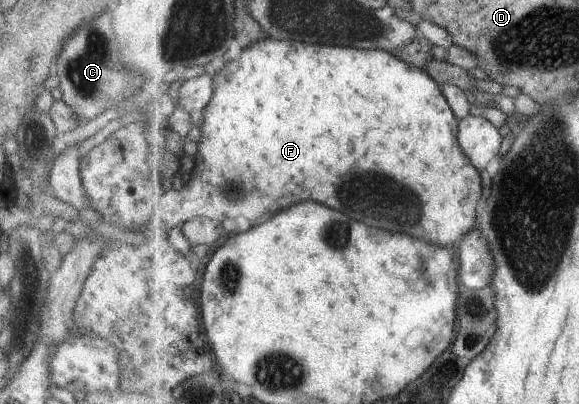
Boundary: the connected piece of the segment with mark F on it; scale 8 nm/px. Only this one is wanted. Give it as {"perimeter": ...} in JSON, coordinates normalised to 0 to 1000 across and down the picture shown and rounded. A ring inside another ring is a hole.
{"perimeter":[[[458,87],[447,104],[439,104],[416,124],[413,144],[396,151],[382,168],[370,193],[370,218],[373,218],[373,228],[370,228],[363,257],[351,275],[351,307],[345,319],[351,339],[340,359],[330,364],[337,374],[339,389],[332,436],[321,441],[316,463],[292,458],[276,495],[263,490],[256,505],[261,512],[261,522],[256,525],[256,545],[238,569],[231,569],[231,577],[254,582],[256,577],[292,574],[304,579],[314,554],[335,540],[370,542],[370,535],[377,535],[373,545],[387,545],[387,540],[401,535],[401,515],[411,495],[428,500],[439,485],[439,475],[442,475],[439,465],[459,465],[466,475],[466,485],[459,475],[456,495],[470,525],[480,525],[484,515],[504,510],[511,500],[546,495],[546,500],[560,500],[563,510],[573,510],[580,520],[594,520],[604,540],[615,540],[636,559],[694,574],[694,579],[712,579],[712,584],[722,584],[722,589],[732,589],[739,599],[753,599],[763,609],[784,609],[788,594],[798,589],[798,579],[805,579],[826,559],[822,515],[832,490],[832,446],[829,446],[827,421],[819,416],[819,406],[808,396],[808,386],[798,376],[798,366],[791,356],[793,295],[781,277],[777,257],[770,252],[762,210],[753,205],[736,173],[701,158],[698,149],[691,149],[674,126],[661,121],[622,124],[622,119],[608,119],[608,114],[566,114],[566,109],[553,106],[528,109],[528,104],[511,99],[480,99],[480,94]],[[473,431],[494,436],[491,460],[480,480],[473,470],[477,465]]]}

